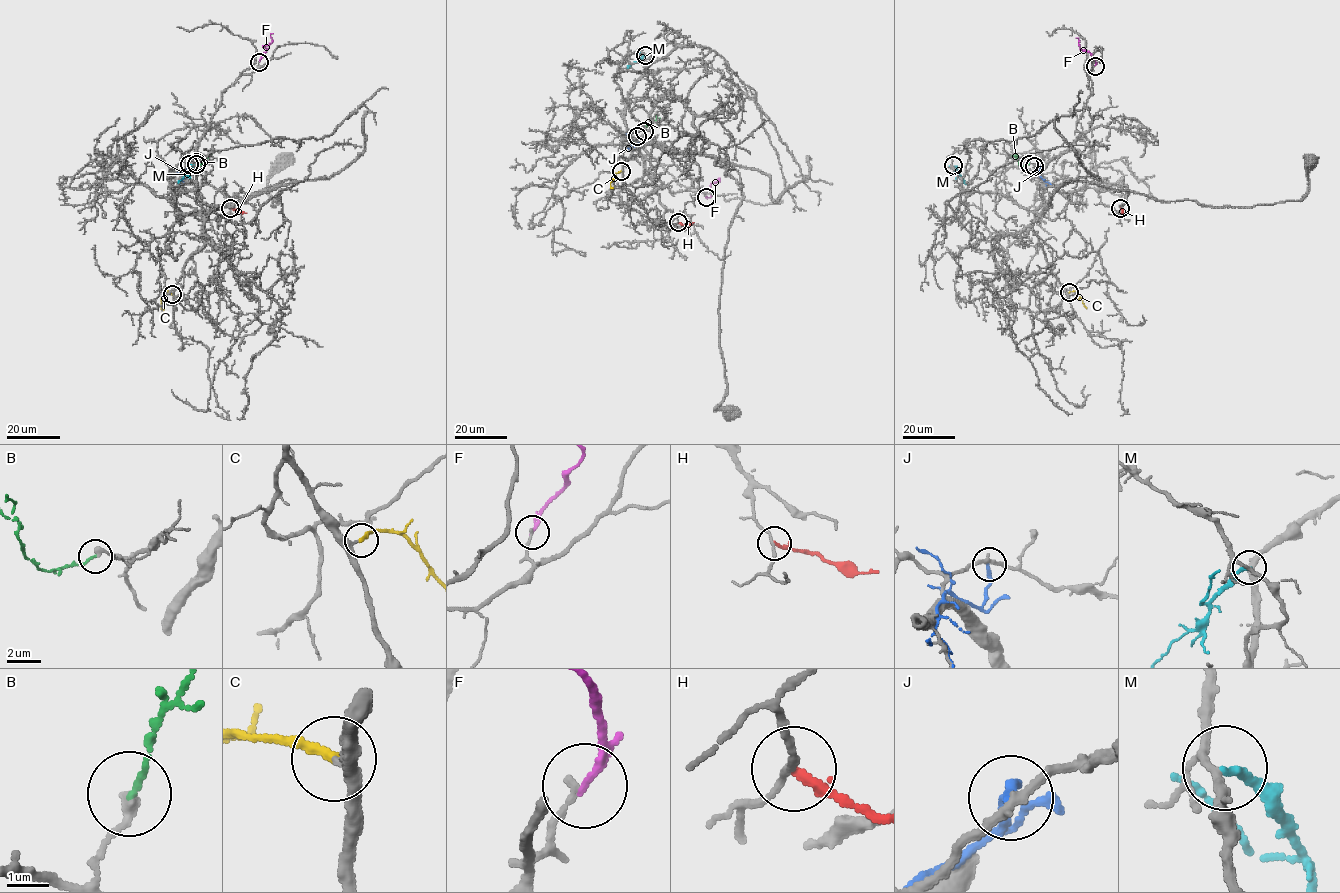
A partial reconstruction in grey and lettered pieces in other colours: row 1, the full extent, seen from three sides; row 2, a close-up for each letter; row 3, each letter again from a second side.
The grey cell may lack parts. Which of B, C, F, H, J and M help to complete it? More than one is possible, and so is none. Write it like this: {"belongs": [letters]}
{"belongs": ["C"]}

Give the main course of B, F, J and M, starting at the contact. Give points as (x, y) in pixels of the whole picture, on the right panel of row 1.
B: (1029, 164), (1021, 165), (1011, 155)
F: (1094, 66), (1096, 60), (1087, 51), (1081, 50), (1076, 37)
J: (1034, 165), (1041, 168), (1039, 176), (1052, 185)
M: (953, 165), (966, 184)

